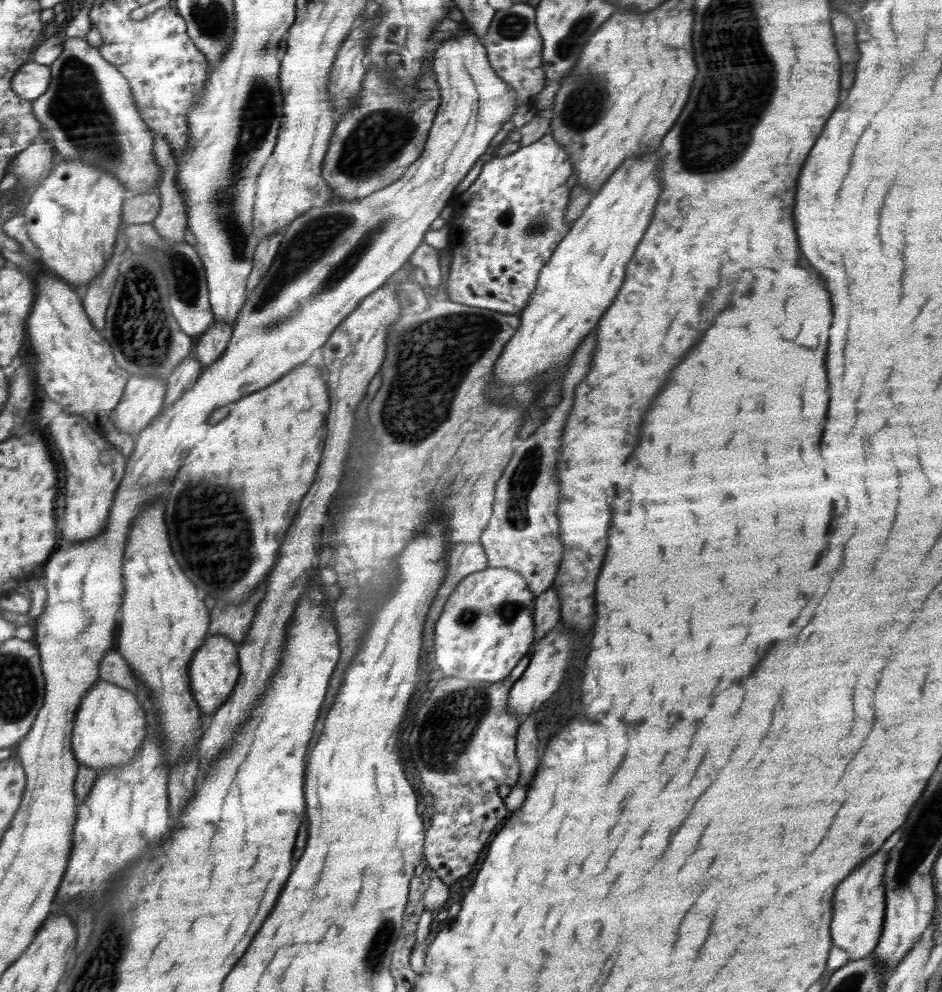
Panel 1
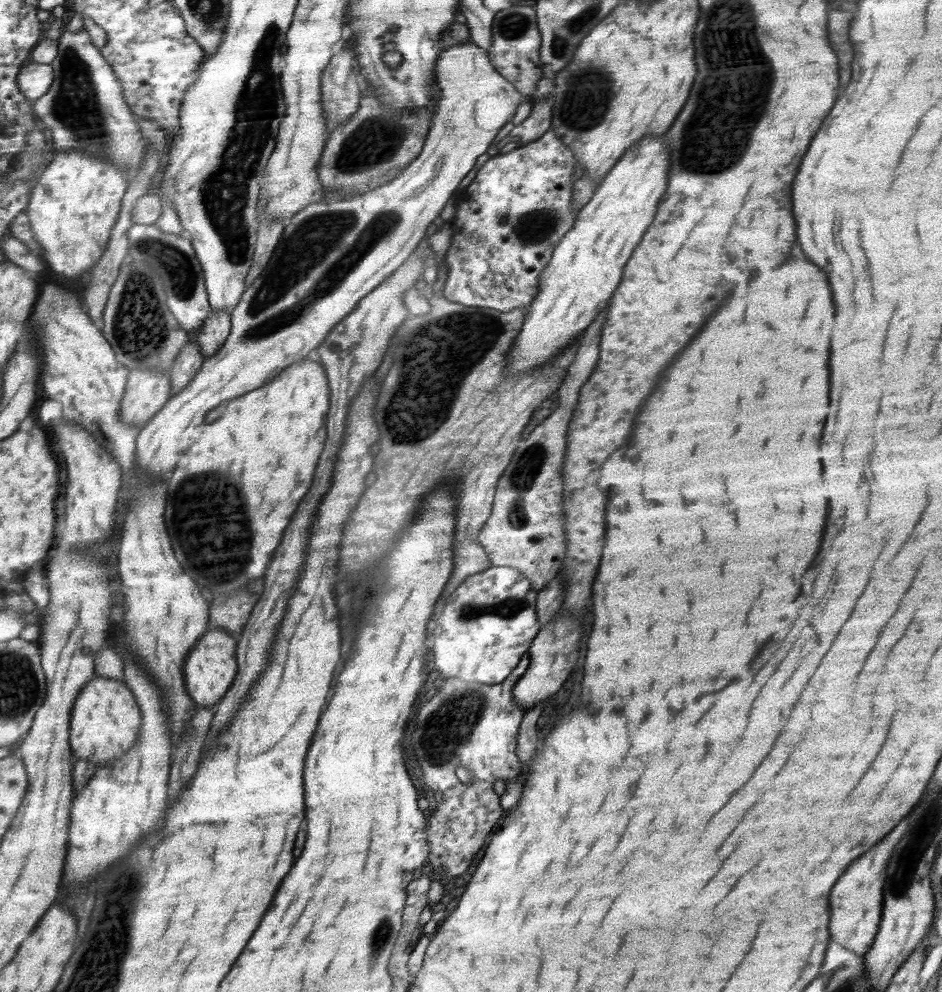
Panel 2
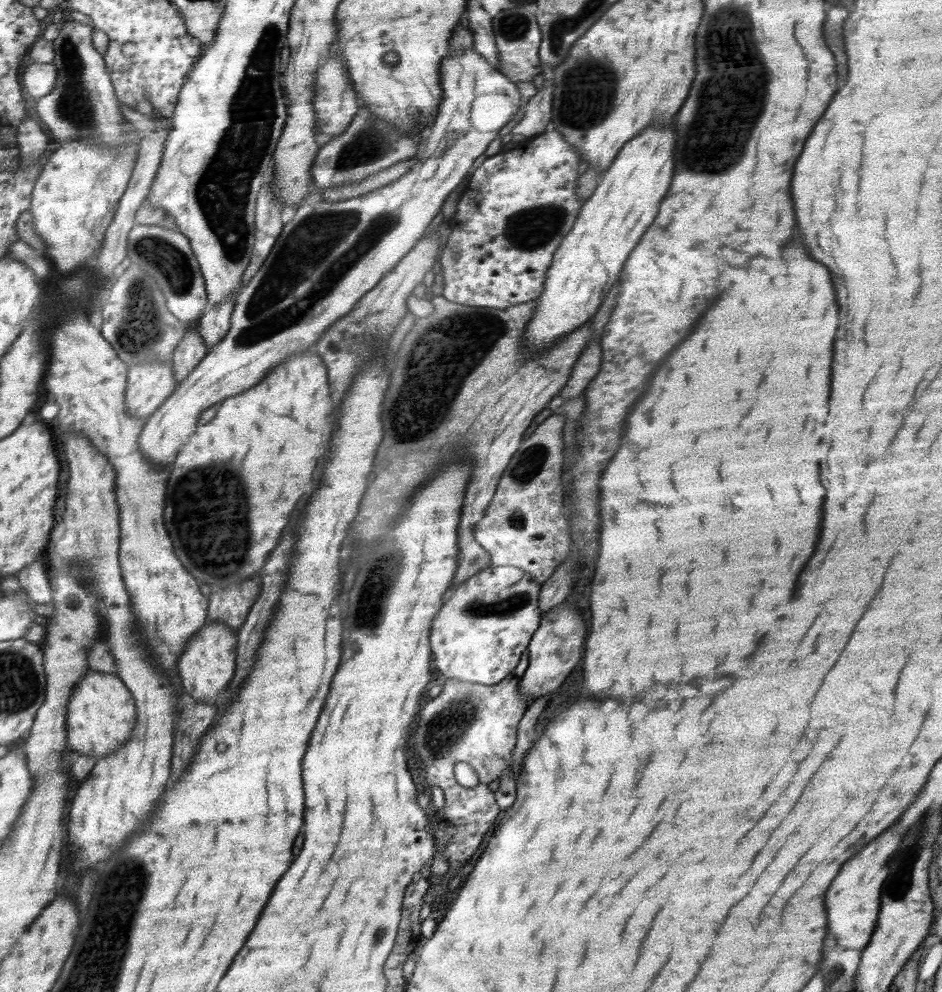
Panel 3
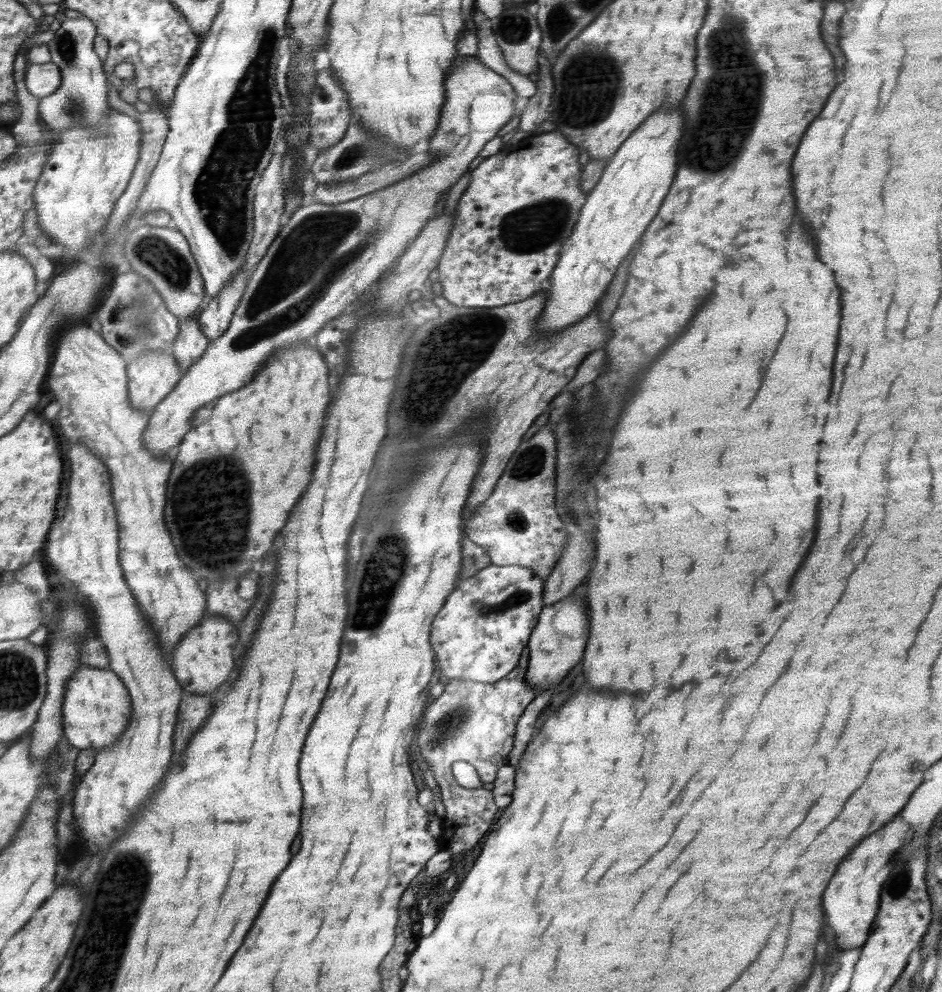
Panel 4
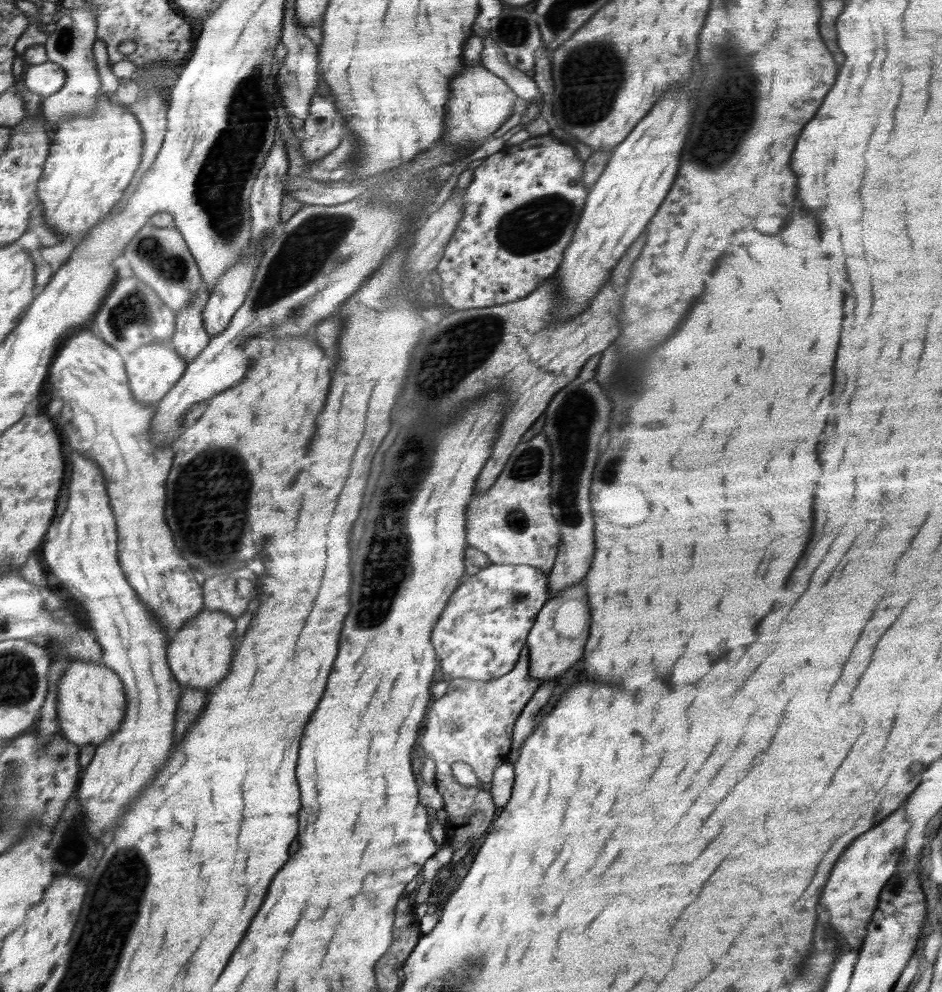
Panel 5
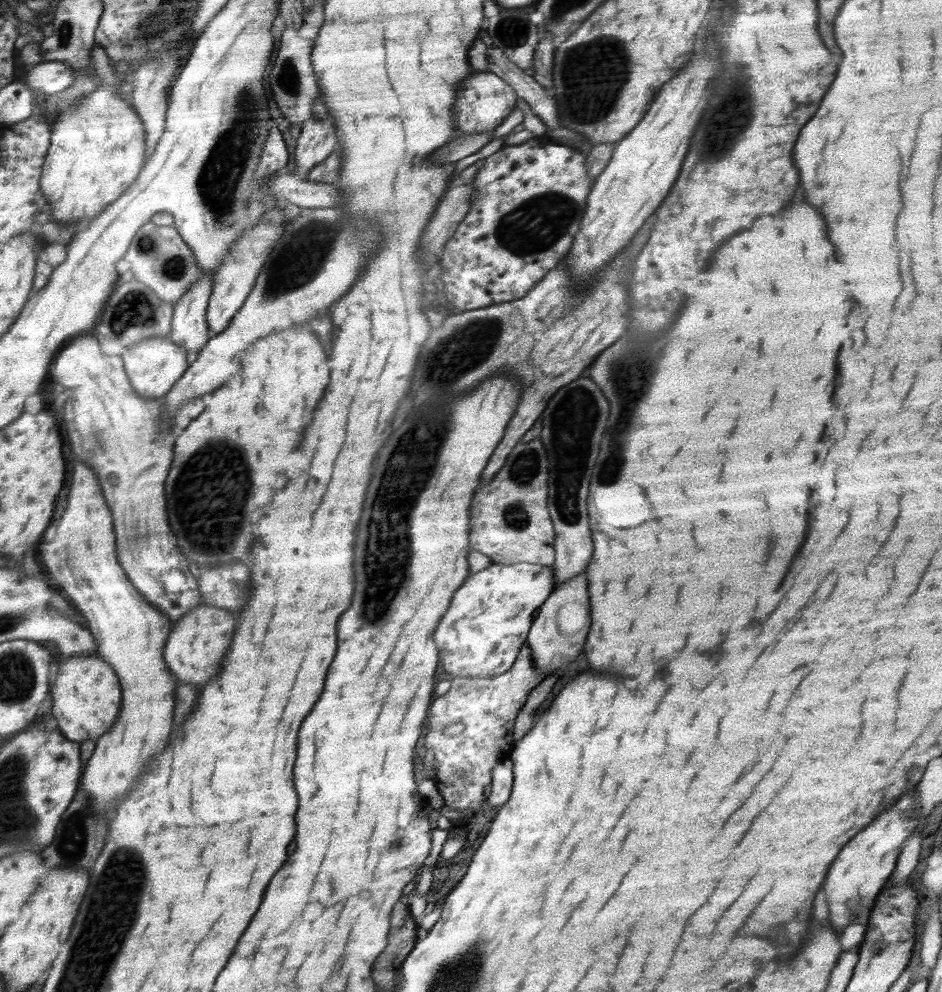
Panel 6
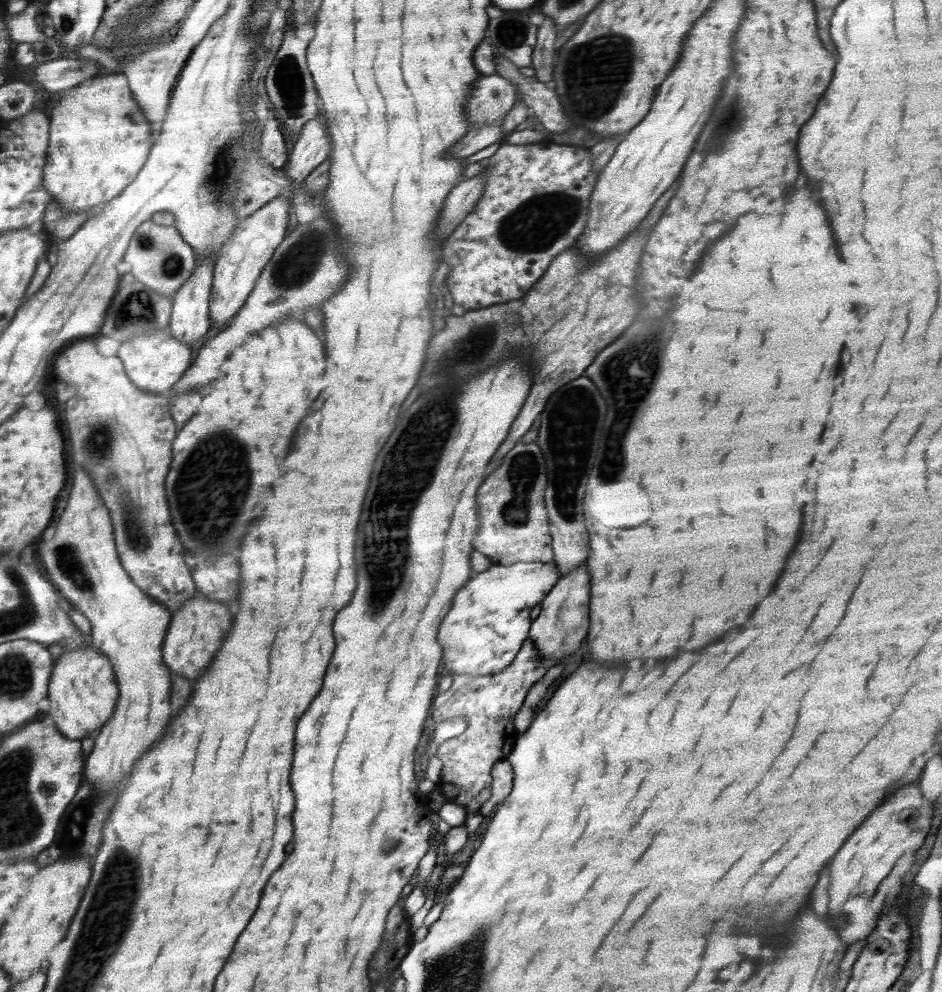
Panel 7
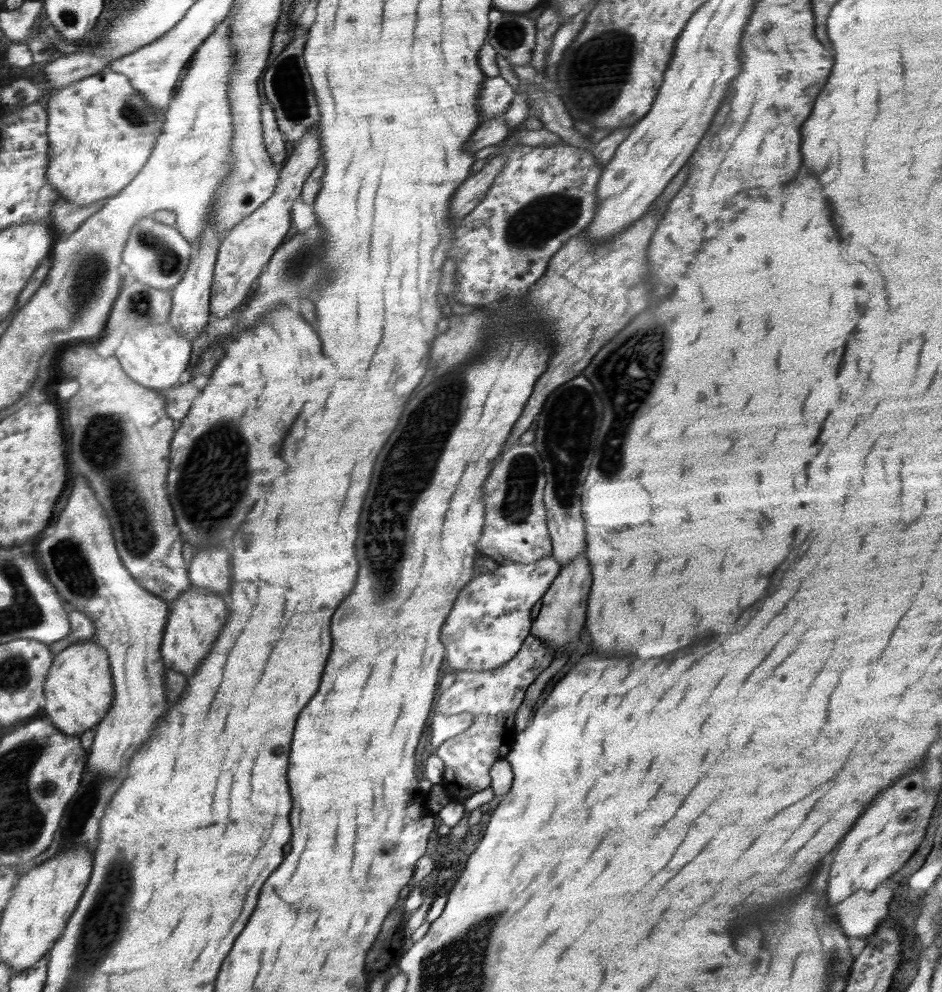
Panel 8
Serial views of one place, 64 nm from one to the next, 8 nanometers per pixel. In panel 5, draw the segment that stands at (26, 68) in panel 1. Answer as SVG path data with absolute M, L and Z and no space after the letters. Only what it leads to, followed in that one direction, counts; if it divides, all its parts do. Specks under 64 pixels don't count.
M48 60L39 65L28 65L26 80L23 82L30 92L50 96L50 94L60 92L67 81L62 67L58 66L58 63Z

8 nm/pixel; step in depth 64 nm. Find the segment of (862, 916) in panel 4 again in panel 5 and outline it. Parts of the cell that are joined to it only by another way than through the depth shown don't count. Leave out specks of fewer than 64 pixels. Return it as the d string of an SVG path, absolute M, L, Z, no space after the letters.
M906 802L898 808L898 812L892 812L886 820L882 820L874 830L862 834L854 840L852 846L844 850L840 856L840 862L836 862L830 880L822 892L822 902L830 914L830 924L834 930L838 930L840 938L851 940L849 936L860 937L865 935L867 923L871 921L874 911L880 900L882 887L895 873L896 864L902 858L906 832L910 830L910 822L904 814Z

